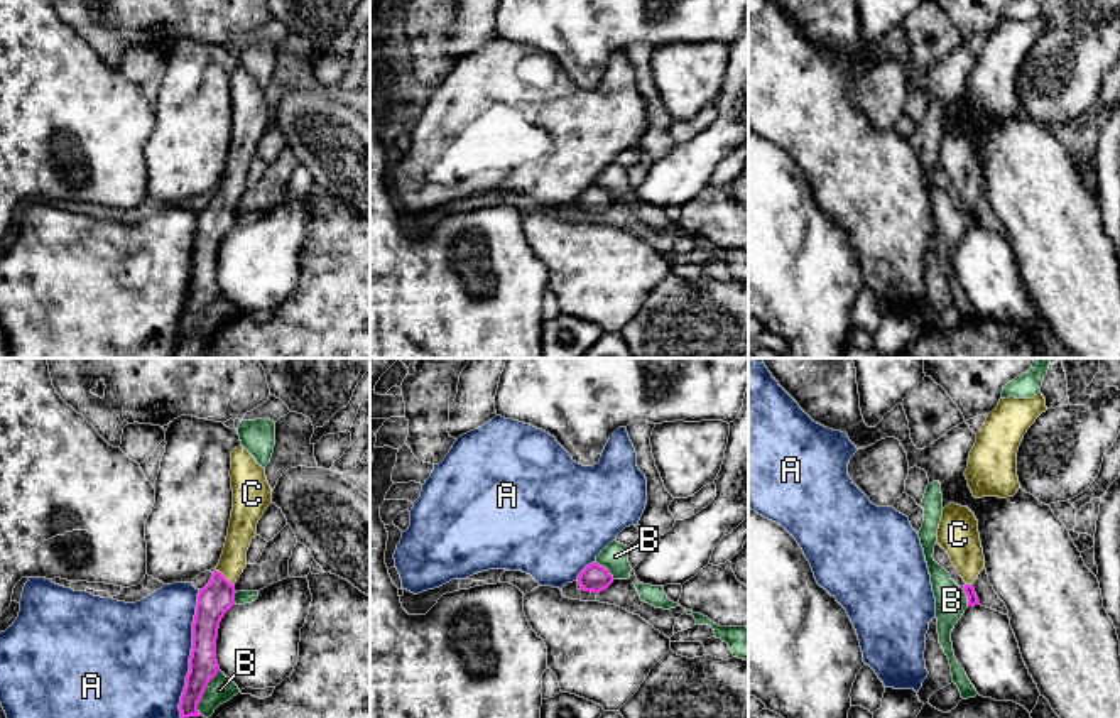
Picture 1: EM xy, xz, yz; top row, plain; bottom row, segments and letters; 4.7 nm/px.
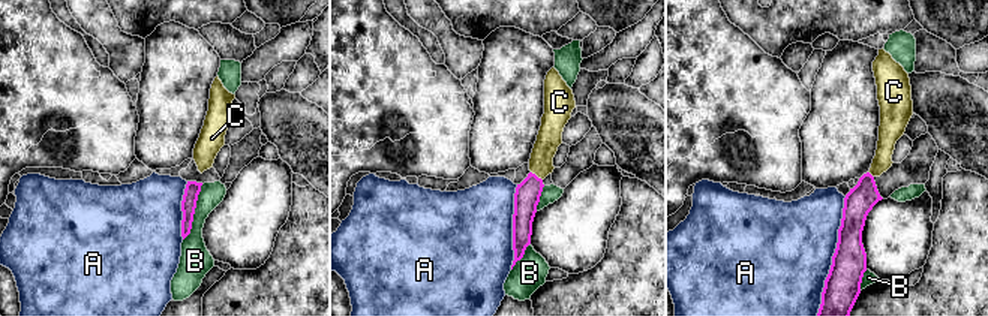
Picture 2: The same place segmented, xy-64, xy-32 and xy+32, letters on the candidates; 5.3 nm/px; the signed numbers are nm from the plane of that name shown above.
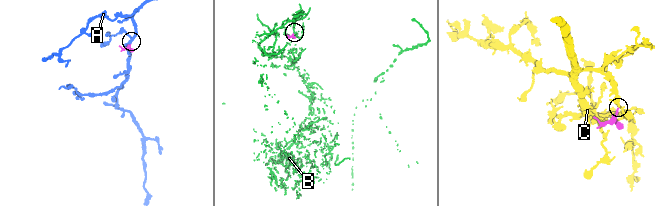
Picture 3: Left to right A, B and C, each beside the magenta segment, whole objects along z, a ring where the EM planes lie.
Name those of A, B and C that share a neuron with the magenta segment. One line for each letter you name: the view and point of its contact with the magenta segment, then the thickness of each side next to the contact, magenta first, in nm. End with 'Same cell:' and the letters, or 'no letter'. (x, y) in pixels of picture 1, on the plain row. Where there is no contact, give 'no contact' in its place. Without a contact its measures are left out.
C: meets magenta in xy at (223, 198); 160 nm thick on the magenta side, 130 nm on the other
Same cell: C

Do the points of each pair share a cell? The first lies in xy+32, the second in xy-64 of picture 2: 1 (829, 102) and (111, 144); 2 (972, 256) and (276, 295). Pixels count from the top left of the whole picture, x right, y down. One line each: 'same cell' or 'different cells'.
1: different cells
2: same cell

